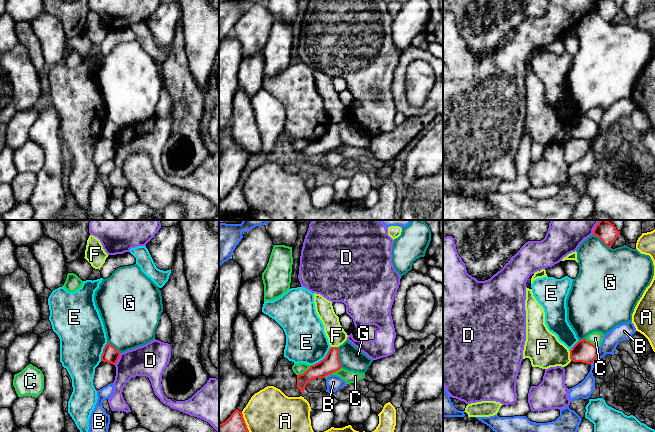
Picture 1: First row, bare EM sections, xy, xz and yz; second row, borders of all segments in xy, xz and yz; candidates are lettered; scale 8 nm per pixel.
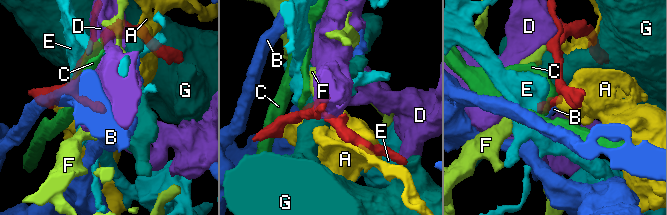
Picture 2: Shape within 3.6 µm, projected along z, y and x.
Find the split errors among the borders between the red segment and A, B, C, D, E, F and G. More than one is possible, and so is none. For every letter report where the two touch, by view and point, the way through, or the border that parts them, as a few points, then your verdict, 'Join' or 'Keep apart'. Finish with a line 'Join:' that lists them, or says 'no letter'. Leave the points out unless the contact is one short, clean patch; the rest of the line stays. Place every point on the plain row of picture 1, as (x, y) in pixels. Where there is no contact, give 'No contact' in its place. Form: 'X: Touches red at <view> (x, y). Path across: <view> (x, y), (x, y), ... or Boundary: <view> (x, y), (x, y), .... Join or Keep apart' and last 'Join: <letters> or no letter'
A: Touches red at xz (245, 200). Keep apart
B: Touches red at yz (596, 132). Boundary: yz (598, 124), (598, 130), (590, 140). Keep apart
C: Touches red at xz (332, 148). Keep apart
D: Touches red at xy (117, 135). Keep apart
E: Touches red at xz (323, 135). Boundary: xz (331, 123), (322, 135), (310, 142). Keep apart
F: Touches red at yz (570, 132). Keep apart
G: Touches red at xz (338, 133). Keep apart
Join: no letter

